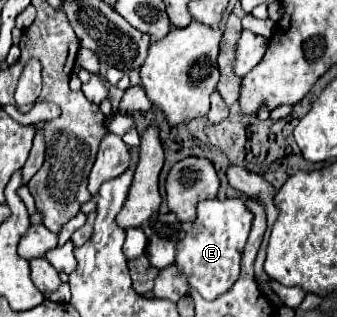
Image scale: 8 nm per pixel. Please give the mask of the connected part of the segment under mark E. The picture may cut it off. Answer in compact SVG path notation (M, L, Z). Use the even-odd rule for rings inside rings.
M226 198L226 200L204 200L196 206L196 220L192 230L176 244L176 266L178 272L188 280L188 294L196 290L202 298L212 300L228 292L240 274L240 254L244 250L252 214L244 206L244 200Z

